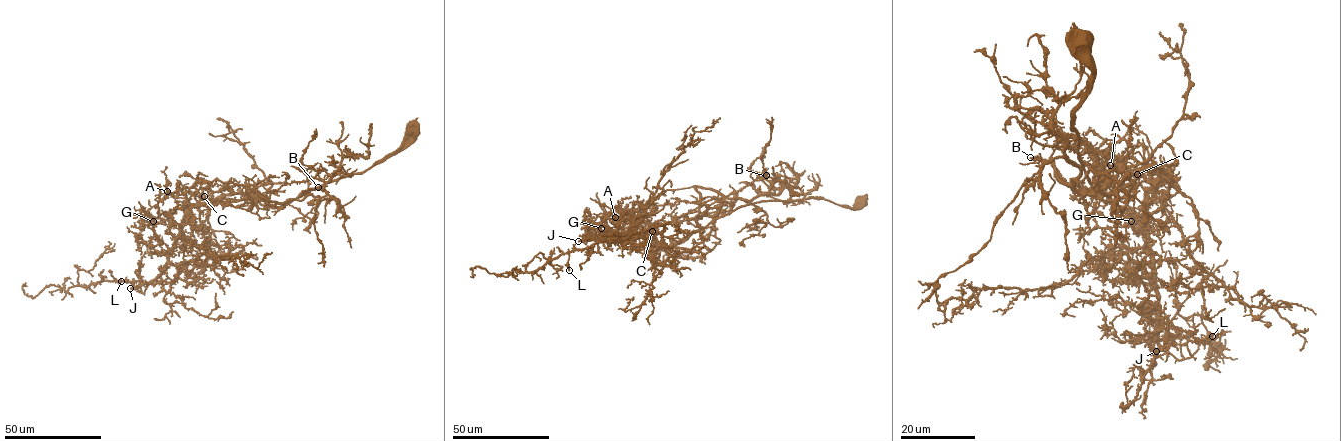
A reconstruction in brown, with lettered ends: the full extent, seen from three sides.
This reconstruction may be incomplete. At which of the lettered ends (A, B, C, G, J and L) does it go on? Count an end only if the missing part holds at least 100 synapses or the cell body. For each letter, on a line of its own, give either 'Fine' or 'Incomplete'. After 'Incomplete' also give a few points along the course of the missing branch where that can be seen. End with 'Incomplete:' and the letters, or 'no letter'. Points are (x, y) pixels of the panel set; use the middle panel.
A: Fine
B: Fine
C: Fine
G: Fine
J: Incomplete. Course of what is missing: (578, 241), (563, 245), (556, 254), (574, 282), (580, 298), (562, 309)
L: Fine
Incomplete: J

